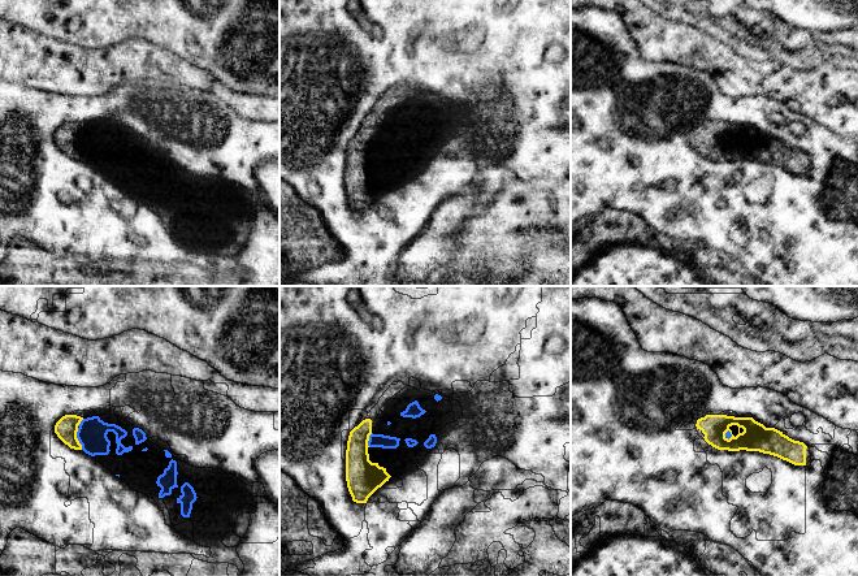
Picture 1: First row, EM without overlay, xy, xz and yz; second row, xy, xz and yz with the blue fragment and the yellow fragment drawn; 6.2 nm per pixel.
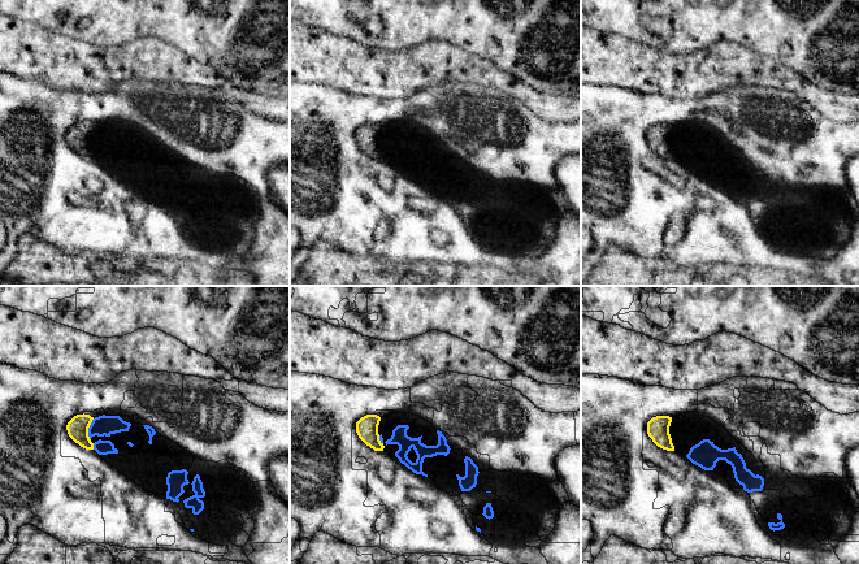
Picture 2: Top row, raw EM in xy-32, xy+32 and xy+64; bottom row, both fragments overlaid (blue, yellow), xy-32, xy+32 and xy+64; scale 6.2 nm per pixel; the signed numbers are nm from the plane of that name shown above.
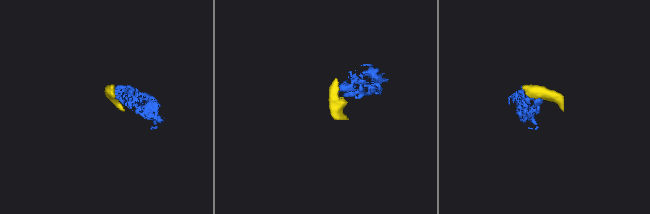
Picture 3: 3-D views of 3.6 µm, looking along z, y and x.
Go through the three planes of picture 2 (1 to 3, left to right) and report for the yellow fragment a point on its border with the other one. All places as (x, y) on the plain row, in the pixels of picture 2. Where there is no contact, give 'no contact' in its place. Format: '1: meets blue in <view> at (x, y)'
1: meets blue in xy-32 at (89, 138)
2: meets blue in xy+32 at (380, 148)
3: no contact

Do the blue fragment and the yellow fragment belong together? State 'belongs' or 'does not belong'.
belongs

